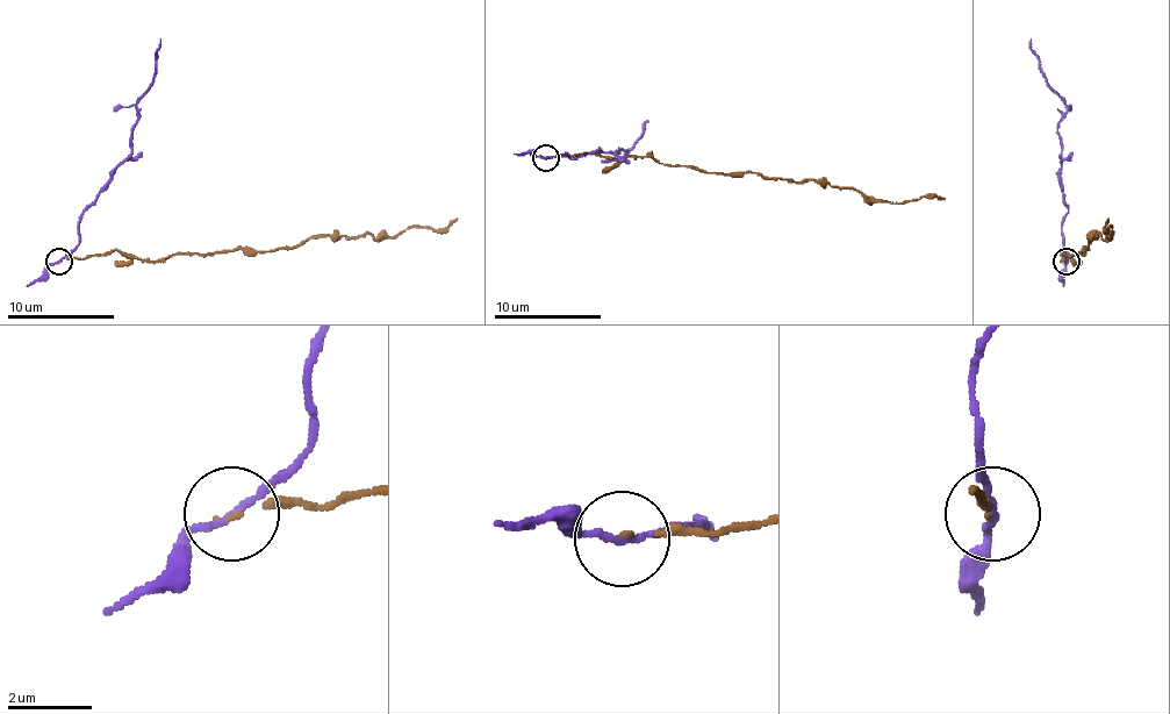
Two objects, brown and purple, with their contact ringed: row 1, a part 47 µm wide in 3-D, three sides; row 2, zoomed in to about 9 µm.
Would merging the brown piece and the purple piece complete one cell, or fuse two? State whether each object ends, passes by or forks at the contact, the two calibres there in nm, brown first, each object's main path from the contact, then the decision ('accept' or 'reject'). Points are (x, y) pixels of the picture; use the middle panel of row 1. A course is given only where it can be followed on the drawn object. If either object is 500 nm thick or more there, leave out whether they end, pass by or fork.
brown ends there; purple passes by; 90 nm thick on the brown side, 150 nm on the other; brown runs (545, 157), (594, 151), (612, 159), (652, 157), (709, 173), (824, 178), (888, 202), (944, 200); purple runs (545, 157), (567, 151), (572, 159), (621, 149), (625, 155), (623, 157), (647, 122); reject

